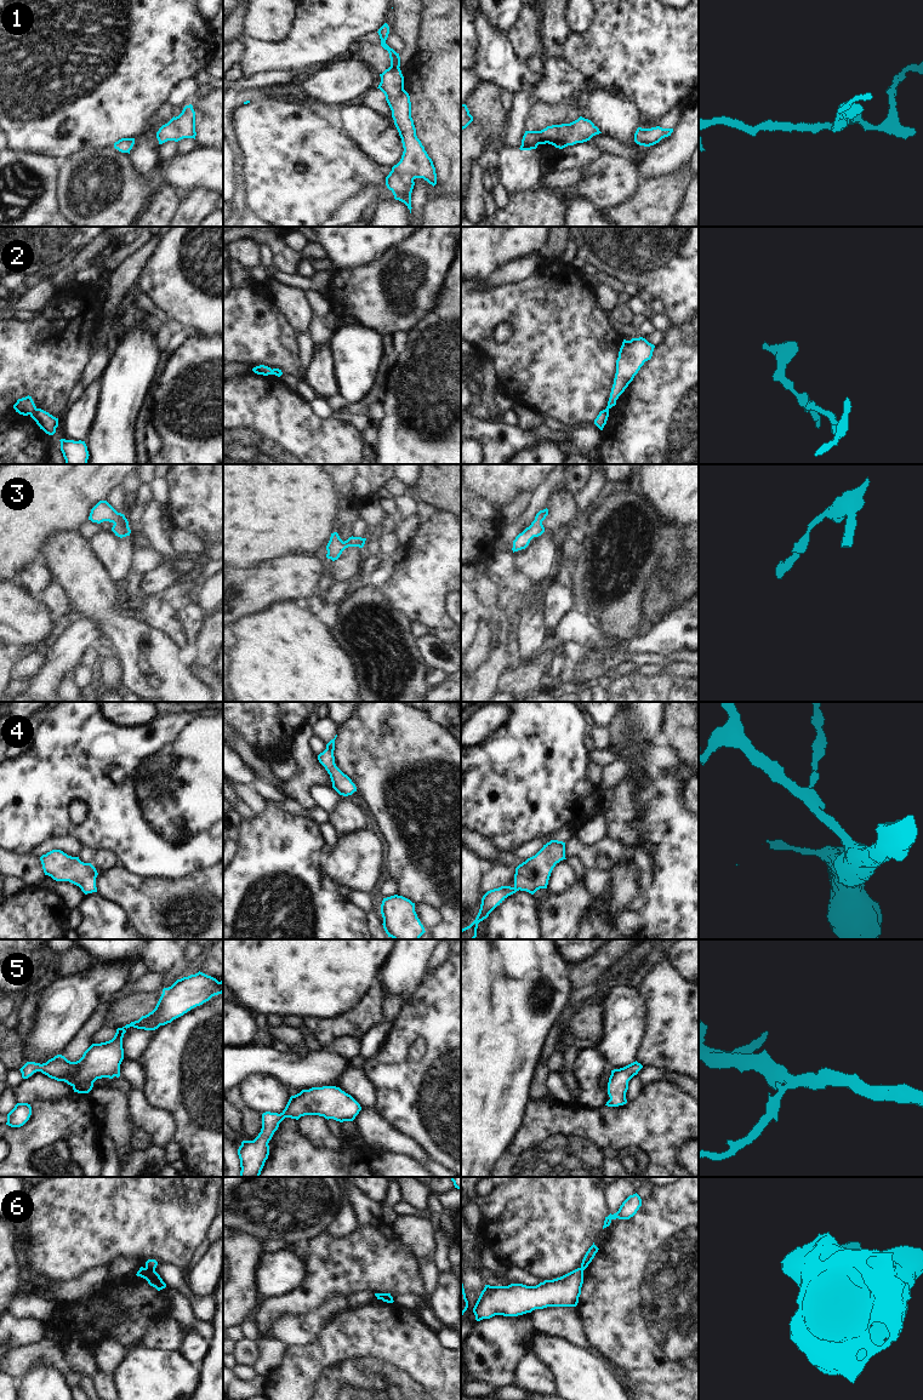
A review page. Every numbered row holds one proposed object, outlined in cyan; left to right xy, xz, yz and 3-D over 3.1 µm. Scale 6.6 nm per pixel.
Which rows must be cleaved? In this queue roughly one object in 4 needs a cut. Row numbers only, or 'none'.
2, 6

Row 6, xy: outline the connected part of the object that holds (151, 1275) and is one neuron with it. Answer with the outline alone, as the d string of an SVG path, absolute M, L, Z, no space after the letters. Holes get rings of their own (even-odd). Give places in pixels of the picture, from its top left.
M141 1267L136 1275L146 1279L148 1284L155 1287L158 1291L166 1287L166 1284L163 1281L163 1279L155 1272L155 1269L148 1269L148 1268Z

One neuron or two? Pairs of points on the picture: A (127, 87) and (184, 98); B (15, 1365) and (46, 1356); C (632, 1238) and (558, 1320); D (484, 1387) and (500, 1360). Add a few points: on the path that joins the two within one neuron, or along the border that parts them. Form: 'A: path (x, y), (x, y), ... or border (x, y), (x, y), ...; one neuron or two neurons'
A: border (192, 76), (181, 79), (166, 101); two neurons
B: path (22, 1358), (39, 1356); one neuron
C: border (575, 1307), (586, 1333); two neurons
D: border (473, 1378), (480, 1378), (497, 1387); two neurons

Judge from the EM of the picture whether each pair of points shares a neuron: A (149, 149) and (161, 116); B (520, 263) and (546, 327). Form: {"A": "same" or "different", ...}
{"A": "same", "B": "different"}

